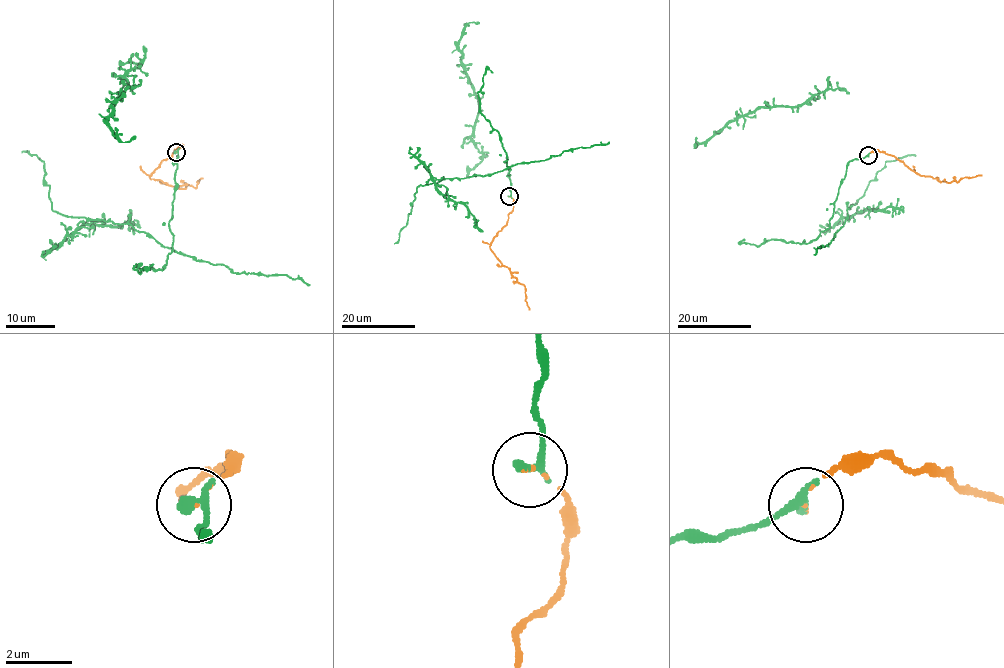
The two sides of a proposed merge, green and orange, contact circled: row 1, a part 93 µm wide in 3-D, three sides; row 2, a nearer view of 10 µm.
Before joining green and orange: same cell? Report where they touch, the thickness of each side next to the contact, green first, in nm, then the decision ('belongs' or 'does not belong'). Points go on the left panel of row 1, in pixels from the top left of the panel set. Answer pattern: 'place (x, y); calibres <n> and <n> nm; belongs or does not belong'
place (176, 152); calibres 380 and 70 nm; belongs

